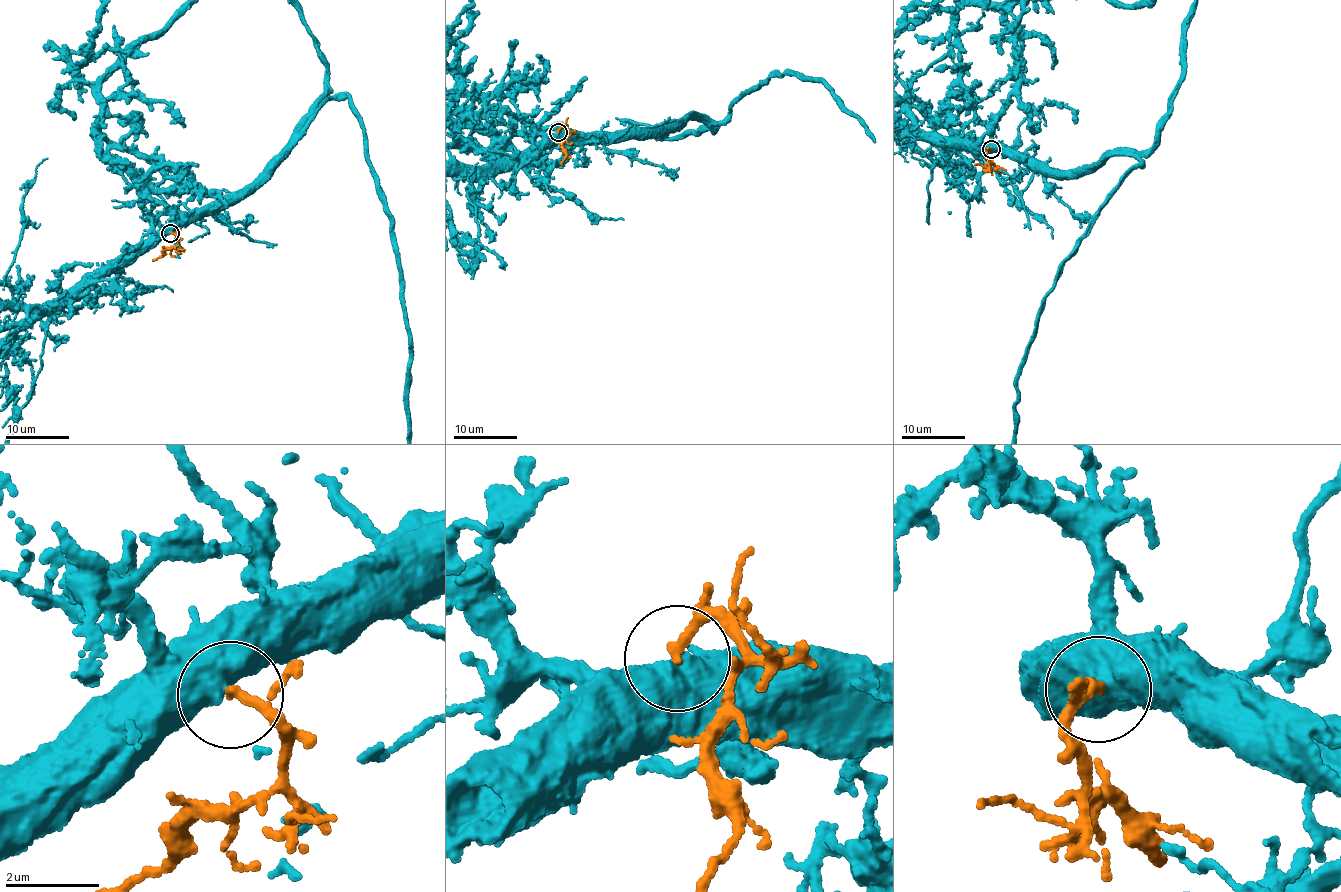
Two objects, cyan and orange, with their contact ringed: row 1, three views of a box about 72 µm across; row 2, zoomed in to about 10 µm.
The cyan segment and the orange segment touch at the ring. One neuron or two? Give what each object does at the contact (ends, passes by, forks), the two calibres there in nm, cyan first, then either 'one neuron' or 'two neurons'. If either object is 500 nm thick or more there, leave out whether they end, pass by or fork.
calibres 800 and 150 nm; two neurons

